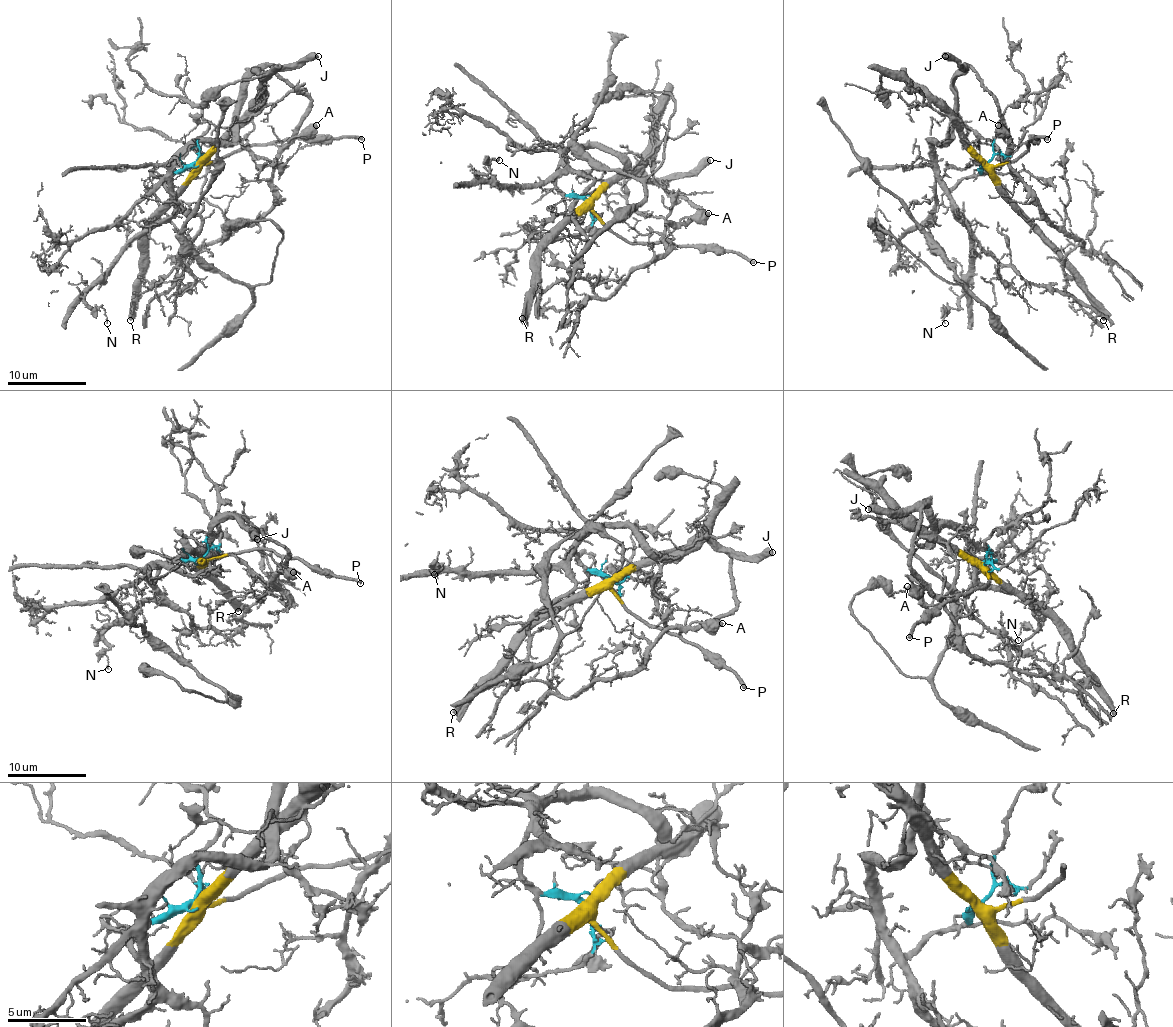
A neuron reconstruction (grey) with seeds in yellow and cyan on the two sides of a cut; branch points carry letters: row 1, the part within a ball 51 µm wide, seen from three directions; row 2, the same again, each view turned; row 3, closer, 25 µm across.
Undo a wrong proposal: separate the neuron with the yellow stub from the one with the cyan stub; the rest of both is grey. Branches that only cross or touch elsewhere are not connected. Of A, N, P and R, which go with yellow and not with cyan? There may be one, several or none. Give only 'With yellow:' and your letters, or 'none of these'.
With yellow: A, P, R

